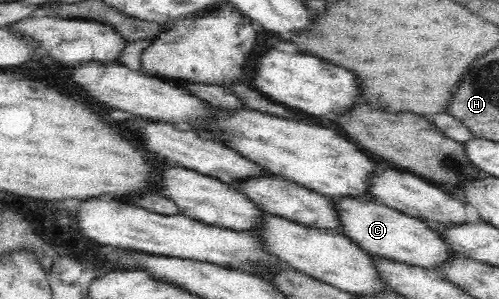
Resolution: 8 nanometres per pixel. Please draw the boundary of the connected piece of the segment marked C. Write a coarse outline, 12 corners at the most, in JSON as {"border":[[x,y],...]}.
{"border":[[330,198],[369,255],[434,270],[456,254],[428,223],[378,201]]}

